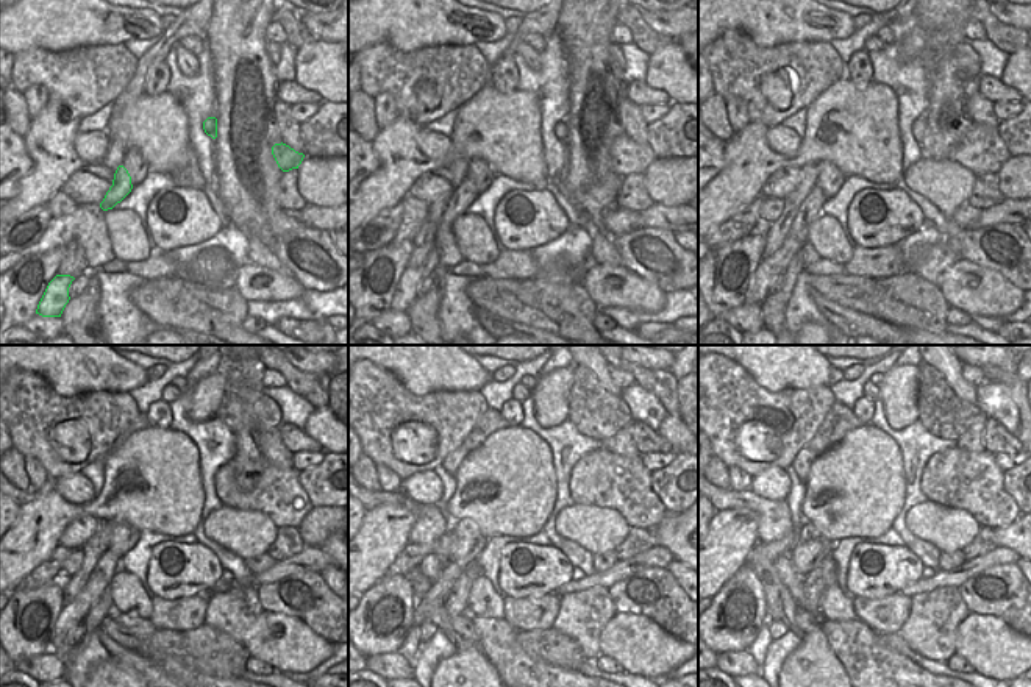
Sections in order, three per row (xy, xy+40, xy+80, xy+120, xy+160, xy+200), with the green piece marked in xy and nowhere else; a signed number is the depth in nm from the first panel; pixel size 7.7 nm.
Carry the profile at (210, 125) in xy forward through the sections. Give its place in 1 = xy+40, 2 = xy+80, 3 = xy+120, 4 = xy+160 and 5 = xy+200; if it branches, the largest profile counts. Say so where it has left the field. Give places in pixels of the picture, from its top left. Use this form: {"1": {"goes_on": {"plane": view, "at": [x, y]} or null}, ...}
{"1": {"goes_on": {"plane": "xy+40", "at": [561, 130]}}, "2": {"goes_on": {"plane": "xy+80", "at": [920, 125]}}, "3": {"goes_on": {"plane": "xy+120", "at": [272, 491]}}, "4": {"goes_on": {"plane": "xy+160", "at": [602, 478]}}, "5": {"goes_on": {"plane": "xy+200", "at": [956, 478]}}}

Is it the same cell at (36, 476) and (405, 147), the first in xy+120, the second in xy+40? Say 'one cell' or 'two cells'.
two cells

